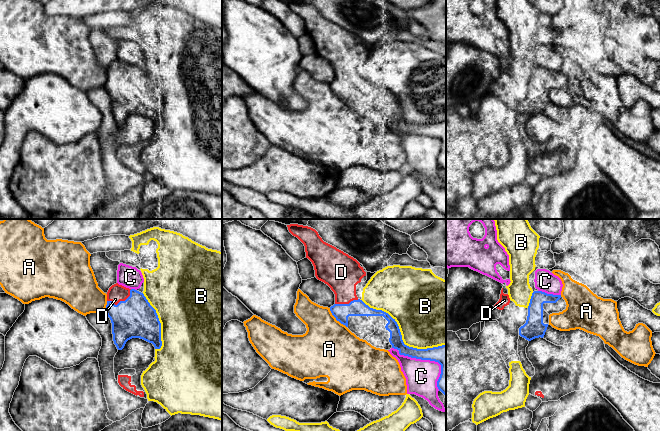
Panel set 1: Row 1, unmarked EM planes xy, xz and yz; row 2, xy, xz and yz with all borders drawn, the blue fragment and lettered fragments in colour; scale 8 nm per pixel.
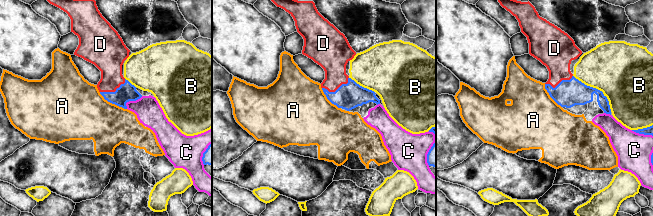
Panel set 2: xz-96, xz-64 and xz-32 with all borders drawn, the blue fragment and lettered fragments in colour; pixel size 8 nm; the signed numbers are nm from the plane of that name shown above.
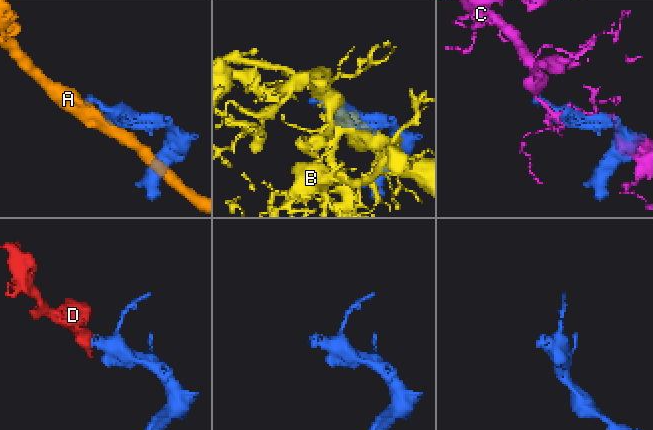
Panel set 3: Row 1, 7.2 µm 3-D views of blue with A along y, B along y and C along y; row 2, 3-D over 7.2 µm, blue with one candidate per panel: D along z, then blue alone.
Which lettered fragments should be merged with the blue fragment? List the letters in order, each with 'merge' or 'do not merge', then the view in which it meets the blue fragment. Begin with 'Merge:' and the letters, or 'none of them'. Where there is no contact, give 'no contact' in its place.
Merge: D
A: do not merge; meets blue in xz
B: do not merge; meets blue in xz
C: do not merge; meets blue in xz
D: merge; meets blue in xy

